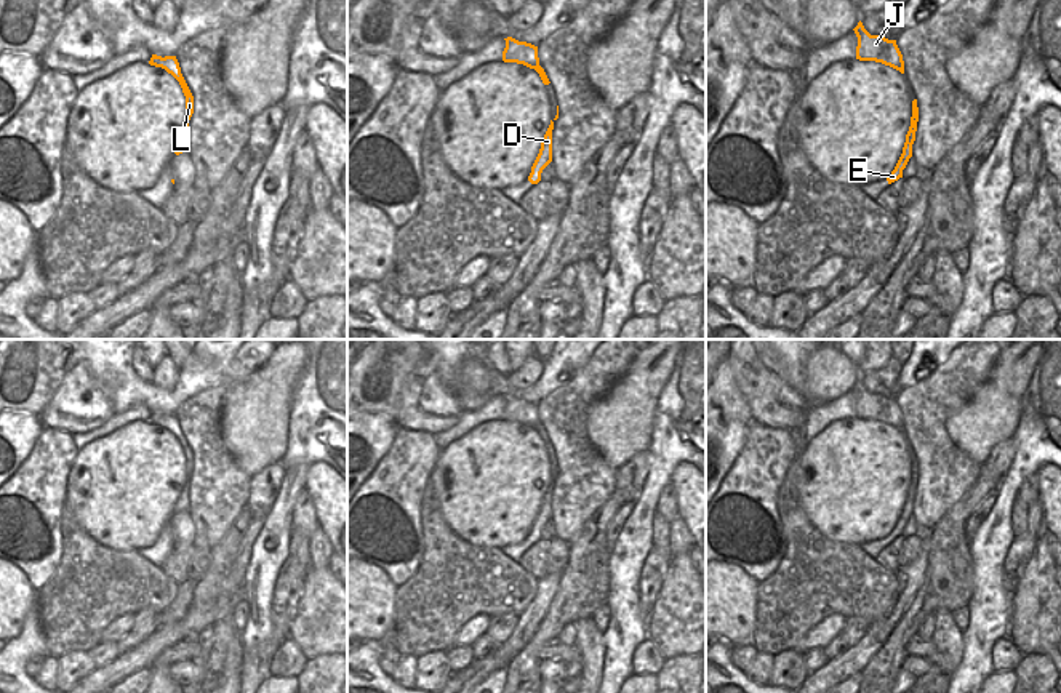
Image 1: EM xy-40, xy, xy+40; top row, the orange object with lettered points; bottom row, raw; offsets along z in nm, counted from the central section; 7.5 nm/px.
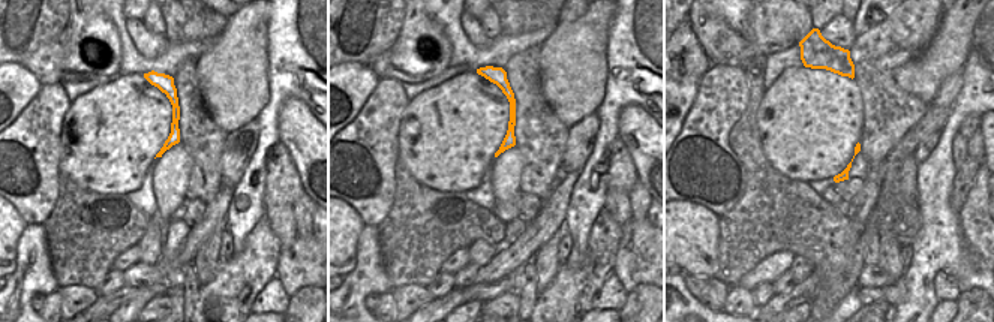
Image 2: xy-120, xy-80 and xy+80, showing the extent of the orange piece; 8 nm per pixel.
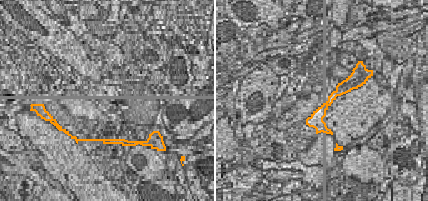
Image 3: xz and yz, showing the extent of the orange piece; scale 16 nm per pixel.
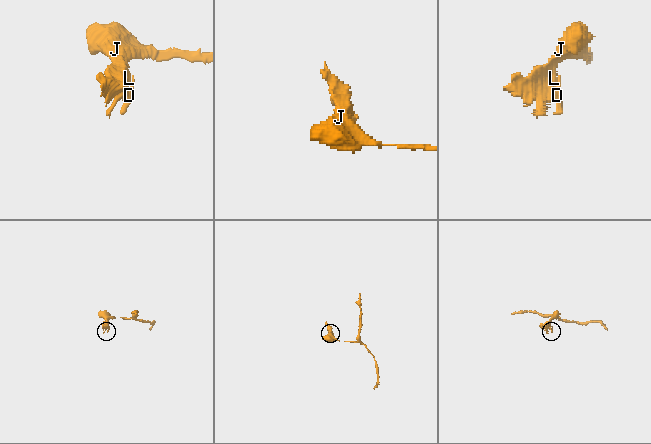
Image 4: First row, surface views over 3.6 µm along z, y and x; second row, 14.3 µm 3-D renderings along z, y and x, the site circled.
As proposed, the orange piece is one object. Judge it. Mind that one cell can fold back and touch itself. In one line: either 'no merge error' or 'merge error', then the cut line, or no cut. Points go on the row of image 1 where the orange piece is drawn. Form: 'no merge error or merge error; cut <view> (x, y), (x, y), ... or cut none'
merge error; cut xy-40 (152, 55), (160, 58)

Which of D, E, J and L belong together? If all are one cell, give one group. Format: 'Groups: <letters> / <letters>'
Groups: D E L / J

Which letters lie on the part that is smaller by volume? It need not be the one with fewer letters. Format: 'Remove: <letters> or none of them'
Remove: D, E, L

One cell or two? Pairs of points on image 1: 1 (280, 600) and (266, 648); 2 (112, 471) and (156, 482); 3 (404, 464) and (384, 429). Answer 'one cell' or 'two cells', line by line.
1: one cell
2: one cell
3: two cells

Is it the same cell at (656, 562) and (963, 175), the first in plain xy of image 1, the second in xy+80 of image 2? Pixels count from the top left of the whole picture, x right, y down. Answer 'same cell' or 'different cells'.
same cell

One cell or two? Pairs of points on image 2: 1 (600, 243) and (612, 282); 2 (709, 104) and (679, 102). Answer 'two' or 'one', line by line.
1: two
2: two

